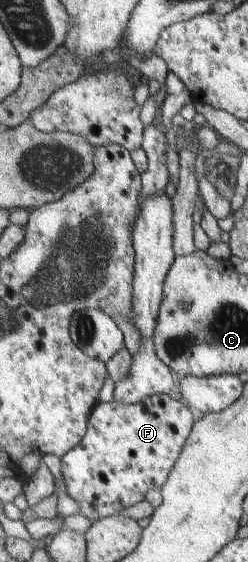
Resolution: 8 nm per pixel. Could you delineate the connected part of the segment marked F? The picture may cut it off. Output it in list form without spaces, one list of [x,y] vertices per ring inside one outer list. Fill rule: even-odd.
[[[172,394],[153,395],[137,405],[100,402],[90,416],[83,443],[62,458],[68,495],[78,504],[80,514],[93,520],[116,516],[145,500],[153,489],[162,489],[198,418]]]

